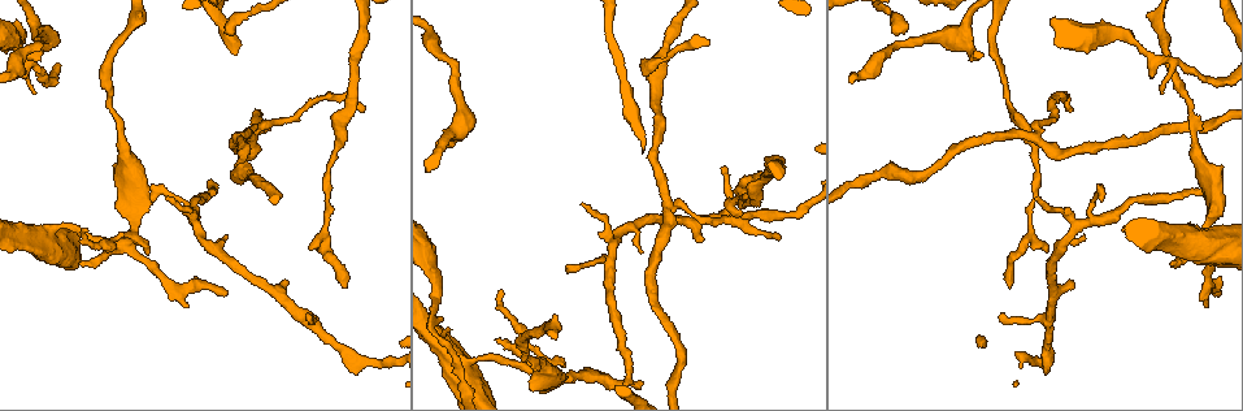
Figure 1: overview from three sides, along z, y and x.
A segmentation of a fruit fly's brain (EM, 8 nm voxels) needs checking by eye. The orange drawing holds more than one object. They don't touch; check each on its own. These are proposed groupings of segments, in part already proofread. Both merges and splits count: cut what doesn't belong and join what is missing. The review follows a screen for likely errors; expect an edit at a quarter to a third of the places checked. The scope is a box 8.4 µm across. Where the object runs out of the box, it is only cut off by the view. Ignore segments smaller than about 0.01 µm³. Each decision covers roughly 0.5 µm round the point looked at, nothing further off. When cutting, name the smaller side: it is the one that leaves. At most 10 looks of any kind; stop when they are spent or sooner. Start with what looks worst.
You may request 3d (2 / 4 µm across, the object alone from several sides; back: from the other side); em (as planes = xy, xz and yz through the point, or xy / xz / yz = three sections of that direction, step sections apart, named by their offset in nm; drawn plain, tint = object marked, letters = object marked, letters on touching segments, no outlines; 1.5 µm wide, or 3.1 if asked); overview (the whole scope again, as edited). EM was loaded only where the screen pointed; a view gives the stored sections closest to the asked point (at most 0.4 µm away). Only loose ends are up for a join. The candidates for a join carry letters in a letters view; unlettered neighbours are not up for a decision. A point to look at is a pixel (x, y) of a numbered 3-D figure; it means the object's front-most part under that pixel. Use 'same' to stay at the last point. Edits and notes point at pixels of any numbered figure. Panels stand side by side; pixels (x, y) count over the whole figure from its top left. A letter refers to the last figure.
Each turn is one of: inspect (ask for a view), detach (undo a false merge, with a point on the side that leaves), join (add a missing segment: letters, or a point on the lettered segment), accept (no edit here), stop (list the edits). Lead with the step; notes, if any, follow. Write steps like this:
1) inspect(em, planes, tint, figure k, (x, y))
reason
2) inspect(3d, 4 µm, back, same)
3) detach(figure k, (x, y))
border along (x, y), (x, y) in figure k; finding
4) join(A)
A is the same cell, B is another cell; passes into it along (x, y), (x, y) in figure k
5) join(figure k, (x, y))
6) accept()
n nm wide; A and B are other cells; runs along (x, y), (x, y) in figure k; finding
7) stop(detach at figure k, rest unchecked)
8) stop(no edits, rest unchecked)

inspect(3d, 4 µm, figure 1, (119, 244))
sharp bend

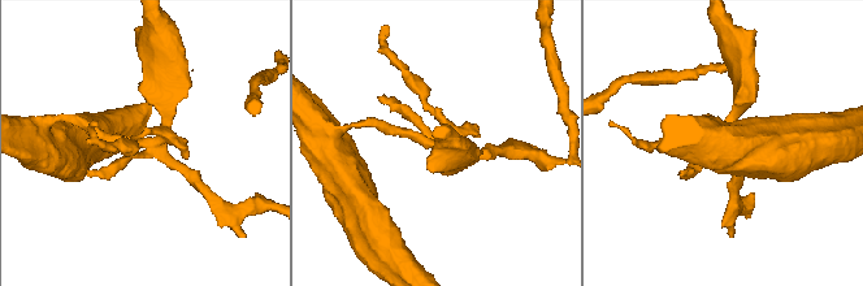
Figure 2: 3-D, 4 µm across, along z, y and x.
inspect(em, planes, plain, figure 2, (145, 143))
shape alone is not enough

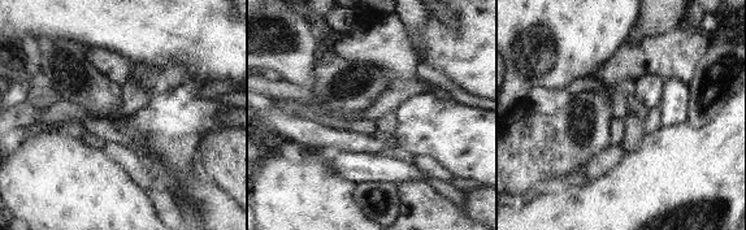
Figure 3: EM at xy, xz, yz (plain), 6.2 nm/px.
inspect(em, planes, letters, same)
what lies round it

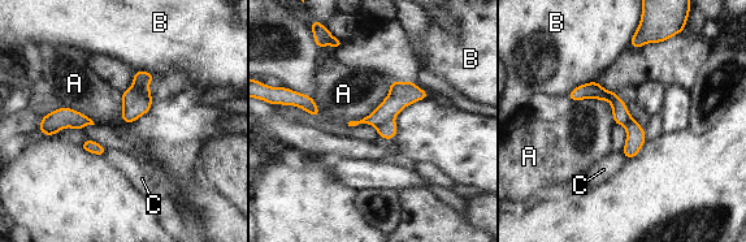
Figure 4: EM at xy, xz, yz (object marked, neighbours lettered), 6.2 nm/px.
detach(figure 4, (142, 78))
A touches over 380 nm; A, B and C are other cells; border along (131, 86), (150, 96) in figure 4; a second cell is stuck on

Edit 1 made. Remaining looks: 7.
inspect(overview)

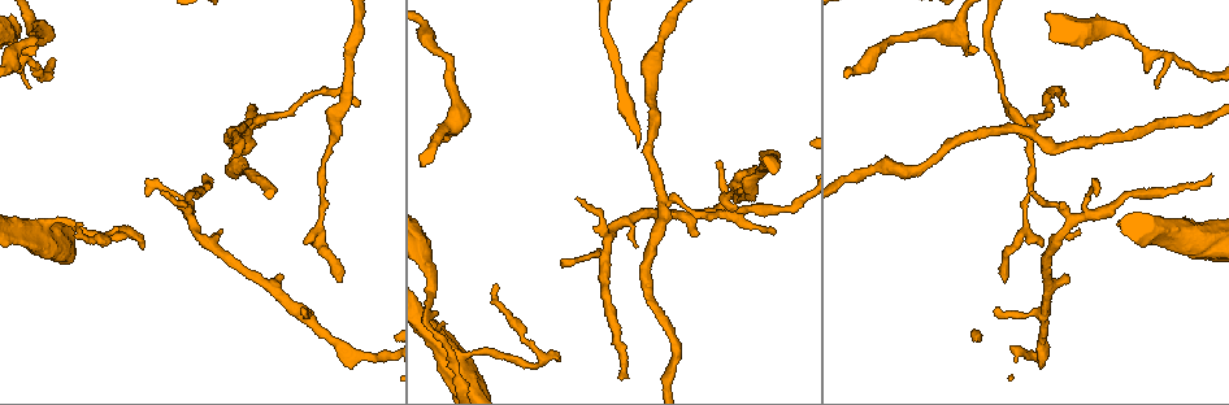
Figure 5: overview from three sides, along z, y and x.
inspect(em, xy, step 4, tint, figure 5, (574, 199))
an open end

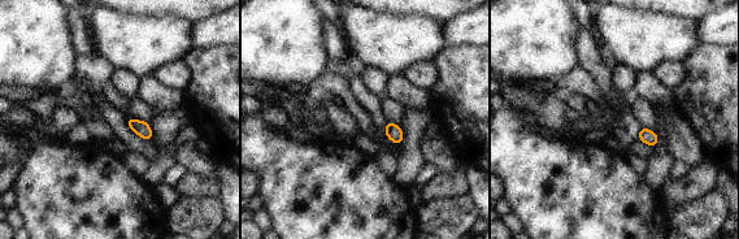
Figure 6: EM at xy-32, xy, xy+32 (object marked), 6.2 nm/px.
inspect(em, planes, tint, same)
cut it another way

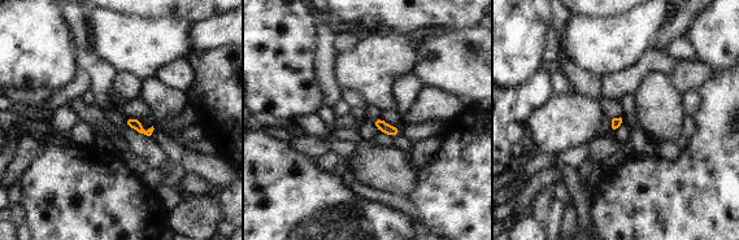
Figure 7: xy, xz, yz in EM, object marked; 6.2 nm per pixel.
inspect(em, planes, letters, same)

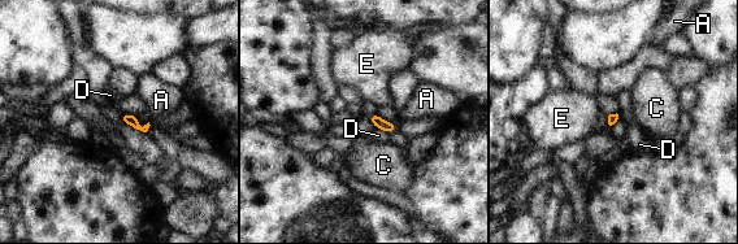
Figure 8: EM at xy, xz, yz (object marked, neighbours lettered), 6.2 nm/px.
accept()
A, C, D and E are other cells; border along (376, 127), (380, 127), (386, 134) in figure 8; none of them fits

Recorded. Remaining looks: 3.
inspect(3d, 2 µm, figure 5, (774, 233))
long arm stops here

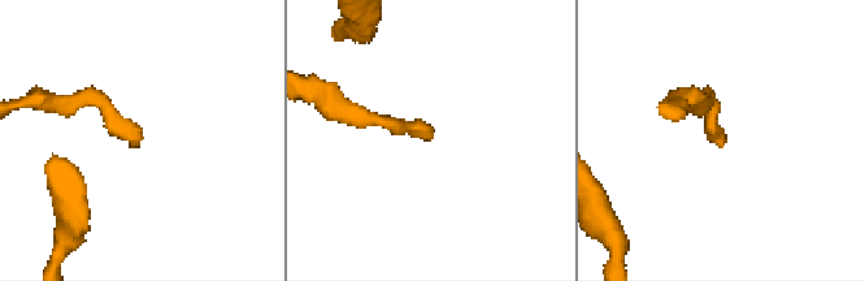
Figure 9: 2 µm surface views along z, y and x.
inspect(em, planes, letters, figure 9, (428, 141))

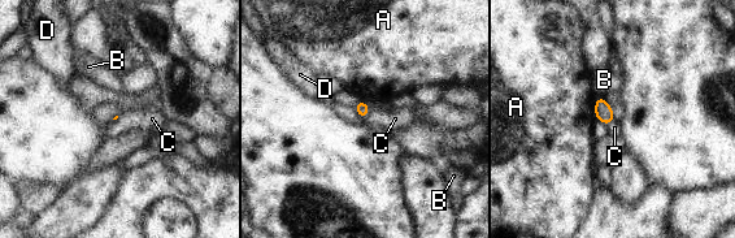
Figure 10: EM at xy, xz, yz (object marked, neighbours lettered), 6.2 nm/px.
join(figure 10, (395, 118))
C is the same cell, A, B and D are other cells; the cell continues

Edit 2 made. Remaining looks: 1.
stop(detach at figure 4, join at figure 10, rest unchecked)

